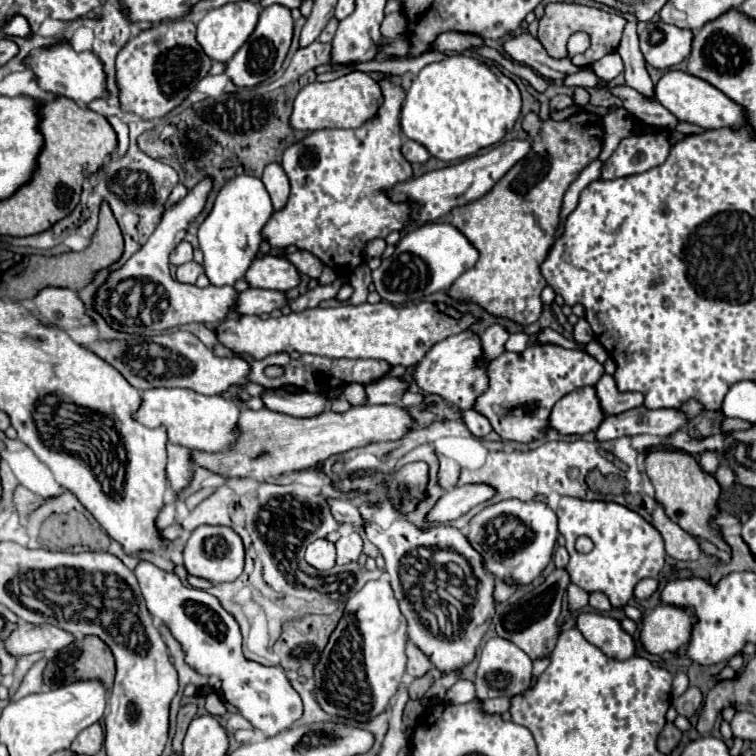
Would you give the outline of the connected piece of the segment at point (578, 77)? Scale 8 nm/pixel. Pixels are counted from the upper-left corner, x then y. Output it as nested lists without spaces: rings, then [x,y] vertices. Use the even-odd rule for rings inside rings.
[[[580,70],[580,72],[564,78],[564,86],[582,86],[582,88],[594,88],[594,86],[596,86],[596,88],[600,88],[600,86],[604,86],[604,84],[608,84],[608,82],[598,80],[598,78],[596,78],[592,72],[588,72],[588,70]]]

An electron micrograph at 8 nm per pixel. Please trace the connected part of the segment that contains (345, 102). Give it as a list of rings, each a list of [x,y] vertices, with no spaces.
[[[358,70],[330,82],[312,82],[298,92],[290,124],[296,130],[308,130],[308,132],[322,128],[360,128],[364,122],[376,116],[376,108],[370,106],[370,100],[380,94],[382,94],[380,84],[372,80],[368,74]]]

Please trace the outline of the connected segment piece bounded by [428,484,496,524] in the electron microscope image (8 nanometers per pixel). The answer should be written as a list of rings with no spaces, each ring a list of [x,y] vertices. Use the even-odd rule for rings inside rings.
[[[490,484],[456,486],[438,500],[438,504],[428,514],[428,520],[430,522],[442,522],[442,524],[452,522],[452,520],[464,516],[476,504],[490,500],[494,494],[496,494],[496,490]]]

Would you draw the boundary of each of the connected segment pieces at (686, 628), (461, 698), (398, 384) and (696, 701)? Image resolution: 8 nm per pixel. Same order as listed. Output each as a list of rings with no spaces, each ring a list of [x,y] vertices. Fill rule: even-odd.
[[[660,604],[642,620],[642,646],[650,654],[676,652],[680,646],[688,644],[694,624],[696,614],[692,608]]]
[[[458,680],[448,692],[446,692],[446,702],[450,704],[466,704],[476,698],[474,684],[468,680]]]
[[[386,376],[384,380],[380,380],[380,384],[370,384],[366,388],[368,404],[402,404],[402,396],[408,386],[410,384],[406,380]]]
[[[688,688],[682,696],[672,700],[672,706],[676,708],[676,712],[680,716],[692,718],[700,710],[700,706],[702,706],[702,692],[698,688]]]

